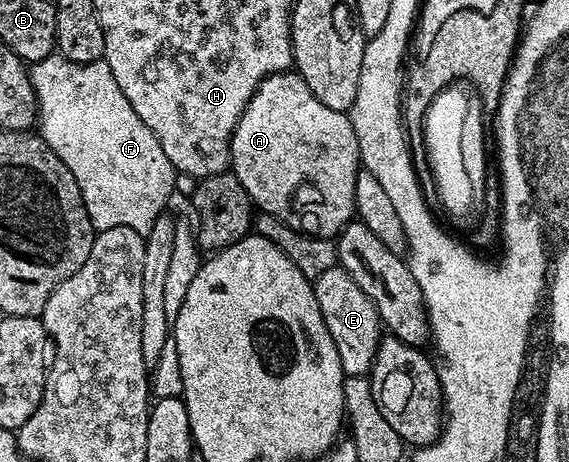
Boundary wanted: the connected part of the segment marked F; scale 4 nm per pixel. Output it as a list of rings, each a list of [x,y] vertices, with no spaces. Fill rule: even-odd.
[[[52,54],[34,61],[29,71],[37,105],[38,135],[51,147],[53,154],[69,166],[73,178],[77,178],[85,210],[89,210],[96,233],[113,226],[129,226],[129,230],[137,230],[137,234],[145,238],[149,230],[153,230],[153,222],[168,211],[167,203],[175,192],[177,173],[169,158],[165,158],[165,150],[161,150],[161,142],[153,130],[137,118],[137,110],[129,106],[129,98],[121,94],[121,86],[117,86],[113,70],[109,70],[104,59],[78,64],[69,62],[69,58],[64,56]]]

